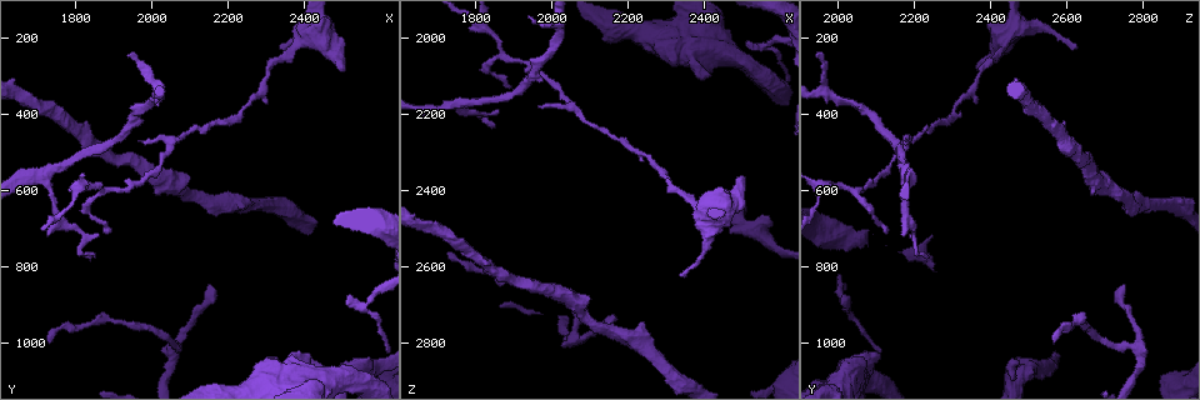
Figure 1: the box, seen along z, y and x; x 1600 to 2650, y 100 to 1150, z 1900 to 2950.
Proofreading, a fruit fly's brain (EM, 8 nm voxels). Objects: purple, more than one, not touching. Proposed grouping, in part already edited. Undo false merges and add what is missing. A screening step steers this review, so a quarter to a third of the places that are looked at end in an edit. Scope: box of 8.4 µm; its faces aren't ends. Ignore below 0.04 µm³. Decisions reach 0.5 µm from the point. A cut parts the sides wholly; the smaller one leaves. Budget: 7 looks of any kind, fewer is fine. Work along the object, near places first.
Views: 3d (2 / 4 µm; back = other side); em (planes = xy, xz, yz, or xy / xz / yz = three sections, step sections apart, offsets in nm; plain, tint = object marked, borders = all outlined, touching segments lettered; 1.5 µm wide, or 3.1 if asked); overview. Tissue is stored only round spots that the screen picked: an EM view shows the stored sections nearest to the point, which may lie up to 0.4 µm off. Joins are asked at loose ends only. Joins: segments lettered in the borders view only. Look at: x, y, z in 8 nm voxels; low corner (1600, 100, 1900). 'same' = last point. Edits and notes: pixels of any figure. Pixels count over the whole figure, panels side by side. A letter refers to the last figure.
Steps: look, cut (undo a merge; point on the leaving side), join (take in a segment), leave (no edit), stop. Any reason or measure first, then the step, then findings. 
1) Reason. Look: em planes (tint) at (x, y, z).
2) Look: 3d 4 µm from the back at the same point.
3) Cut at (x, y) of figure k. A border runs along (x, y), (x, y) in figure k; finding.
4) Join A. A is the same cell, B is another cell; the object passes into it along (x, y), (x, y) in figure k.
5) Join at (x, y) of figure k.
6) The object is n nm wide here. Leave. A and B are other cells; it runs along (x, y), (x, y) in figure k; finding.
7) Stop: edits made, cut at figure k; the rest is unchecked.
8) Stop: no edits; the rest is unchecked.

An open end. Look: 3d 2 µm at (1845, 780, 2230).

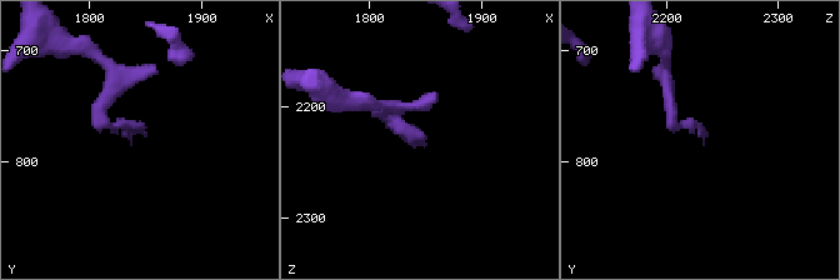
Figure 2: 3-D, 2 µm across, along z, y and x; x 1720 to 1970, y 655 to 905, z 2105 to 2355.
Shape alone is not enough. Look: em yz step 4 (borders) at (1846, 776, 2230).

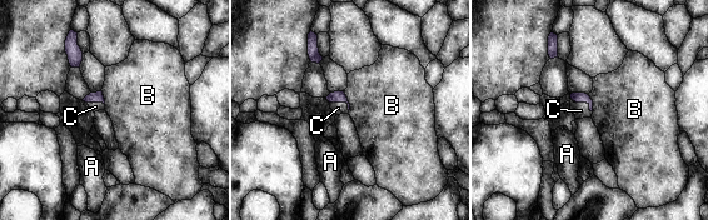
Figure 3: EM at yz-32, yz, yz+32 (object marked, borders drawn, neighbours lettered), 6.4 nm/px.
Look: em planes (borders) at the same point.

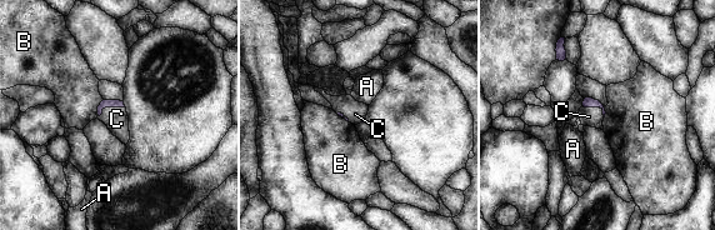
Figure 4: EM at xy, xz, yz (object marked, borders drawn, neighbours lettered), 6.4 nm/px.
Join C. C is the same cell, A and B are other cells; the object passes into it along (104, 104), (109, 106), (116, 119) in figure 4; it goes on there.

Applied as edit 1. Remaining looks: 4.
Branch stops here. Look: em planes (borders) at (2415, 1030, 2095).

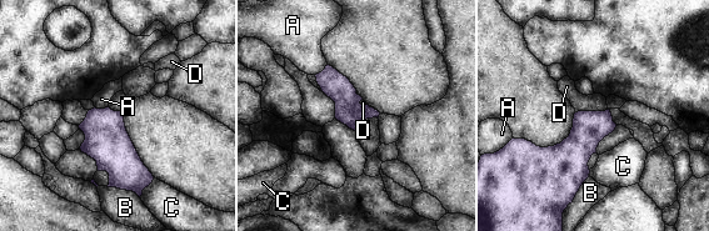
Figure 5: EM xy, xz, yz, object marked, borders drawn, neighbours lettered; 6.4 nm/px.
The longest contact is with B, 220 nm. Leave. A, B, C and D are other cells; no lettered segment goes on from it.

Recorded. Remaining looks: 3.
An open end. Look: 3d 4 µm at (2510, 280, 2365).

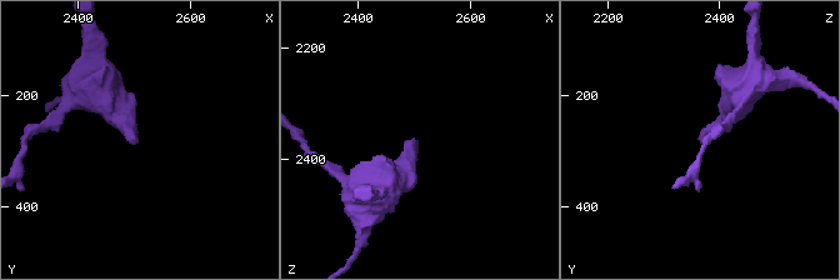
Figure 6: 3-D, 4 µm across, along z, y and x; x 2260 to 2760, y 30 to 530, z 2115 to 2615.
Look: em yz step 8 (tint) at (2505, 285, 2375).

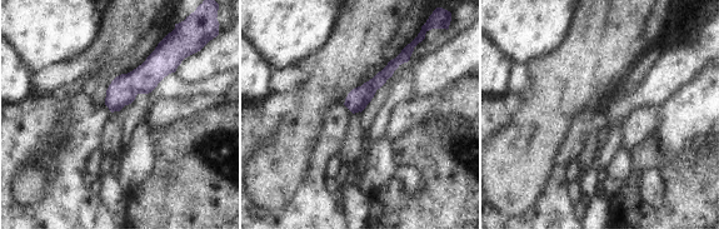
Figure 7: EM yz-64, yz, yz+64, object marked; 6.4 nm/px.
What lies round it. Look: em yz step 8 (borders) at the same point.

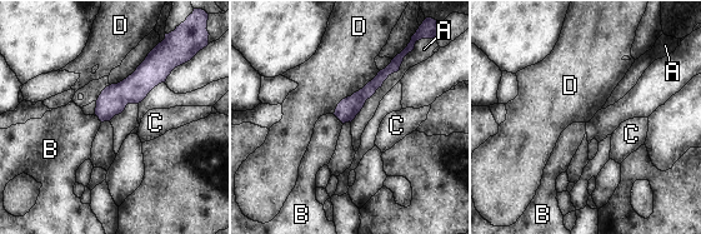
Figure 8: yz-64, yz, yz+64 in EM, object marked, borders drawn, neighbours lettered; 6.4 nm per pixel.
The object is 140 nm wide here. Leave. A, B, C and D are other cells; none of them fits.

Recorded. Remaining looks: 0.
Stop: edits made, join at figure 4; the rest is unchecked.

